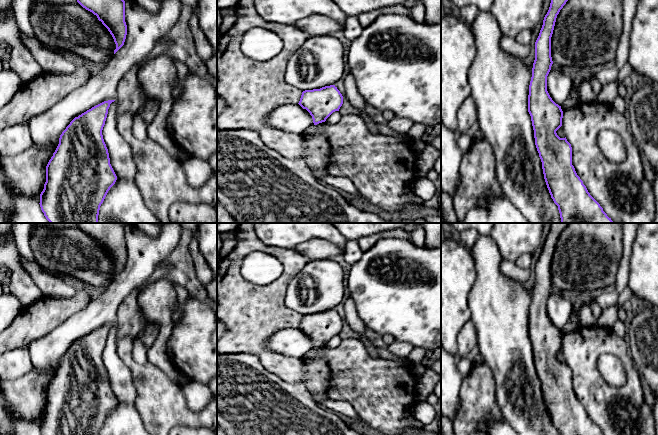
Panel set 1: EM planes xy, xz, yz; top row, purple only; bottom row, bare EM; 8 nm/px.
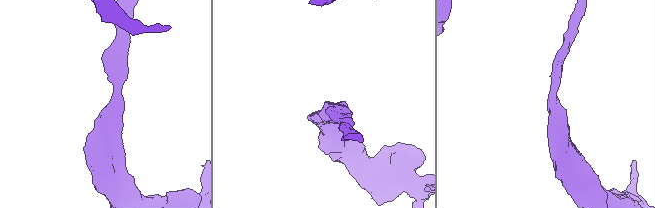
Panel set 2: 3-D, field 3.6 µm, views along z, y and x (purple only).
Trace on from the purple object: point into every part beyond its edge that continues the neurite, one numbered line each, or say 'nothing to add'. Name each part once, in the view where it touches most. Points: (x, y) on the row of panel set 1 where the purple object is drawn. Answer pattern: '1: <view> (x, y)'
nothing to add

